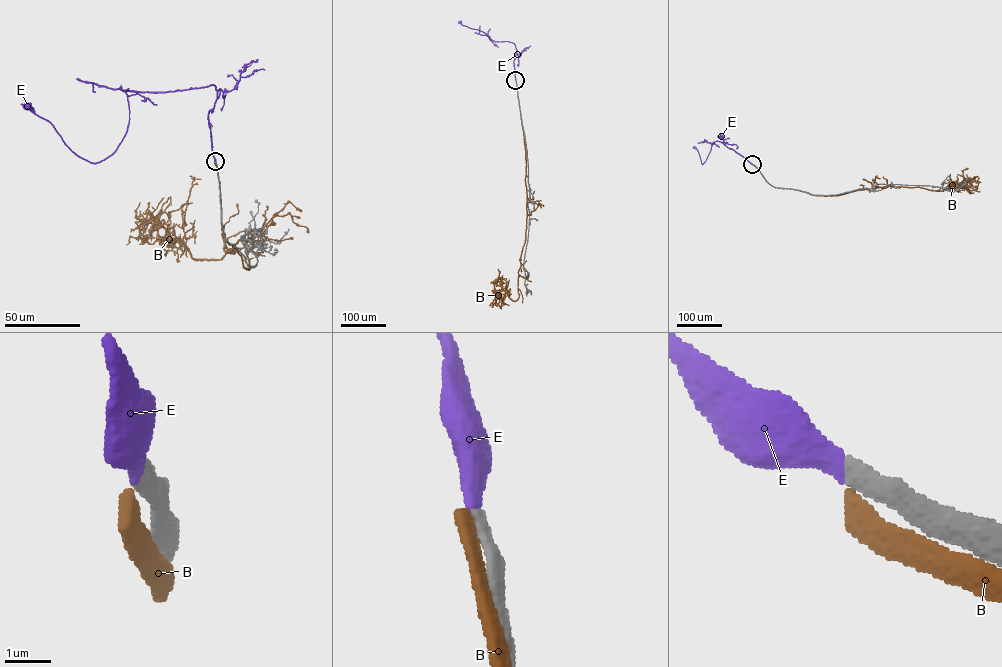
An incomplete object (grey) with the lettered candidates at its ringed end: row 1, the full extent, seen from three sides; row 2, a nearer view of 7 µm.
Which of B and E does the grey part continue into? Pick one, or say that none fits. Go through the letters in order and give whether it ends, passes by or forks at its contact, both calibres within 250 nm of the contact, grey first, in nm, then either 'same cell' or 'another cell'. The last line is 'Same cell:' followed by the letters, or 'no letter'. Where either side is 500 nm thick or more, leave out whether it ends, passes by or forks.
B: it ends there; 440 nm thick on the grey side, 440 nm on the other; another cell
E: it ends there; 400 nm thick on the grey side, 440 nm on the other; same cell
Same cell: E

